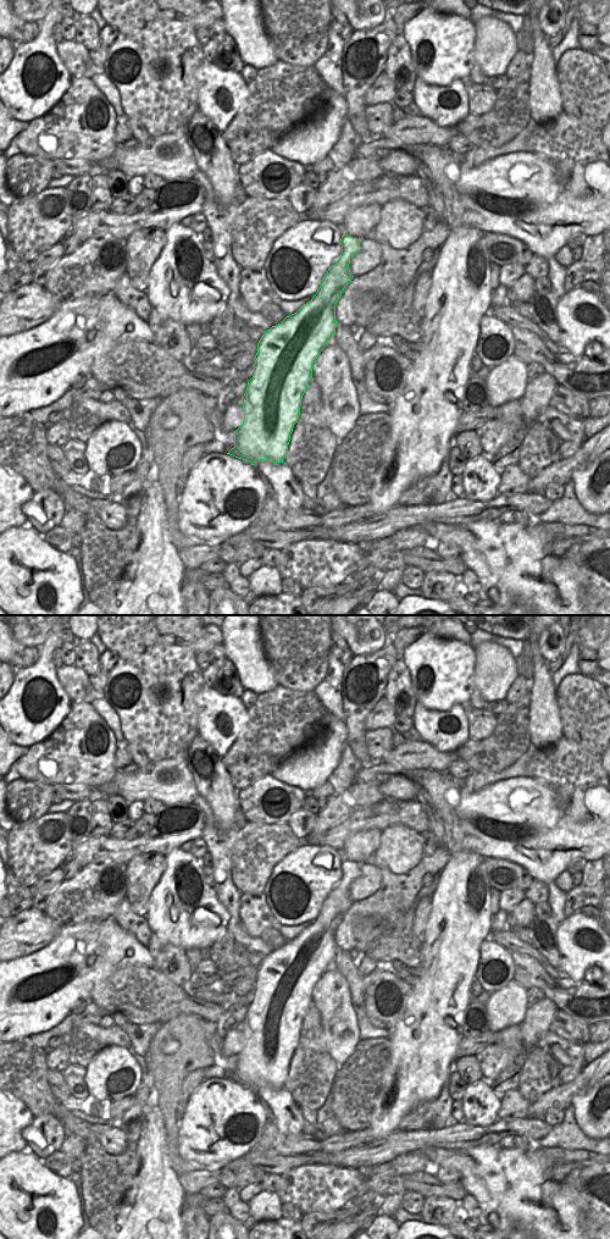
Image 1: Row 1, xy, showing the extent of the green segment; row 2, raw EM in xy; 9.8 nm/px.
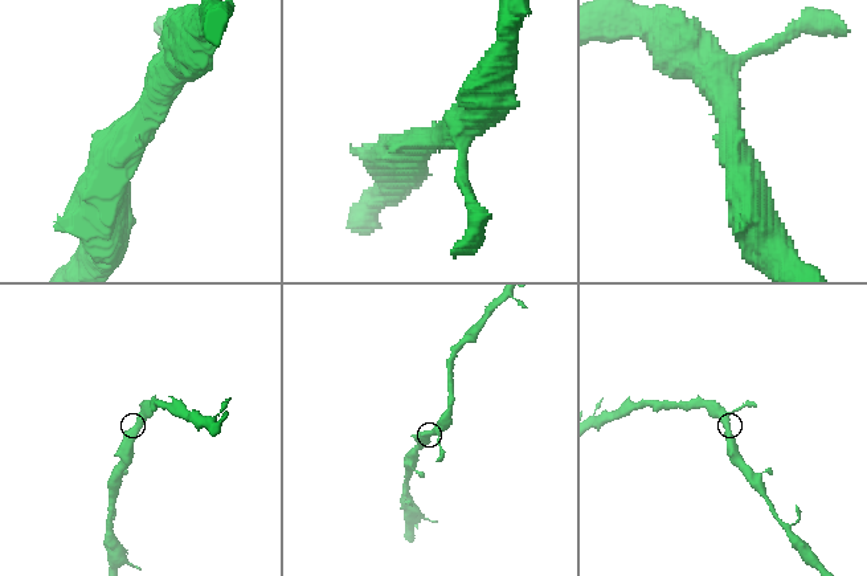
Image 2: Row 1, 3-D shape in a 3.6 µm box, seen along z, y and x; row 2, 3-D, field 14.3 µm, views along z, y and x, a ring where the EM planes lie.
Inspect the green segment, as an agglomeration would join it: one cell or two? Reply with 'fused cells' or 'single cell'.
single cell

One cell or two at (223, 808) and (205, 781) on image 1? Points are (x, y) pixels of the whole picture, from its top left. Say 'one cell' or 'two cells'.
one cell

